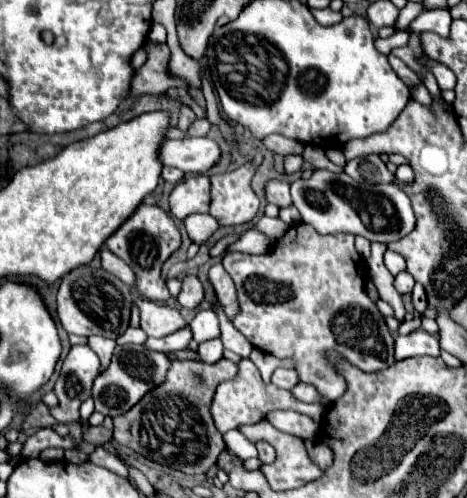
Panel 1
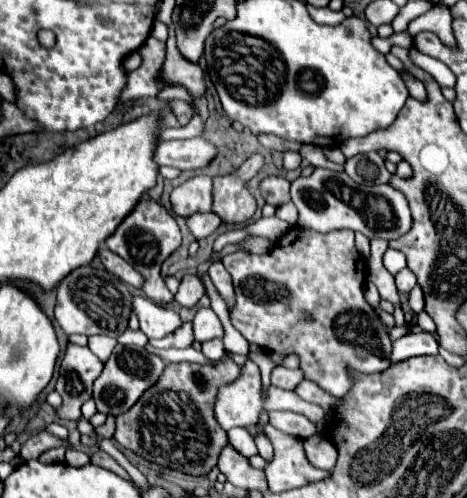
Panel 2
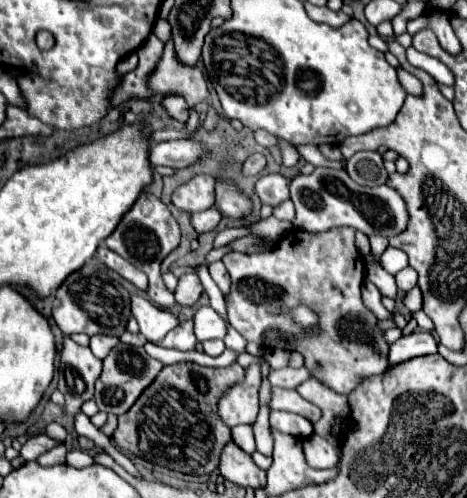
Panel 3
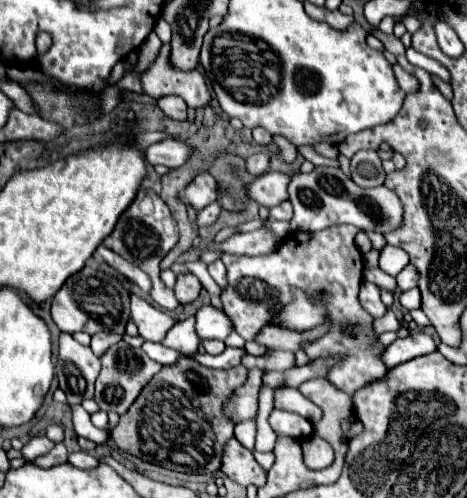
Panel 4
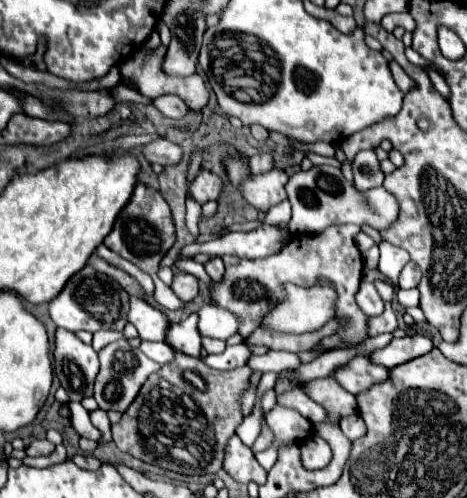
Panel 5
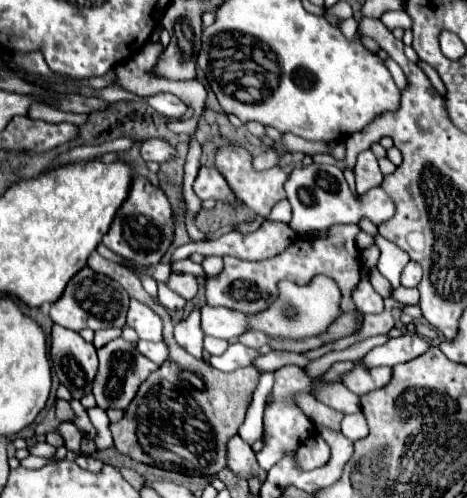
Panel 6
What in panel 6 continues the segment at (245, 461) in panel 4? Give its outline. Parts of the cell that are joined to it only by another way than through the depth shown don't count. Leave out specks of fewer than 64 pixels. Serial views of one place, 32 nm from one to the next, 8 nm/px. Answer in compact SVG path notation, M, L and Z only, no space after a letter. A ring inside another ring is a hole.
M234 436L228 442L228 456L226 456L226 468L232 470L232 474L236 478L242 480L250 480L250 478L258 478L260 482L266 480L266 470L262 470L256 462L256 456L252 452L252 448L240 438Z

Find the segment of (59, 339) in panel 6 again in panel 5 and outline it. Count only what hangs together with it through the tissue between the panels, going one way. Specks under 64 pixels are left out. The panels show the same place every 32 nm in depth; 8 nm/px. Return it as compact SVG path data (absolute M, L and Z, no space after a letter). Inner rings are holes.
M56 330L54 372L60 376L60 386L68 392L70 402L80 402L94 394L94 378L100 370L98 354L92 346L82 344L72 332Z

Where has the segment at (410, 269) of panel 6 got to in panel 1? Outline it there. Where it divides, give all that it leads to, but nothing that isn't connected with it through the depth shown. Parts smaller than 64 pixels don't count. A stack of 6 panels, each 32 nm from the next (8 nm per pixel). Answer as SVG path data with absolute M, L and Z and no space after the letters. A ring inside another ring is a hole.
M400 272L394 280L394 288L398 290L398 294L410 294L414 288L414 280L408 272Z

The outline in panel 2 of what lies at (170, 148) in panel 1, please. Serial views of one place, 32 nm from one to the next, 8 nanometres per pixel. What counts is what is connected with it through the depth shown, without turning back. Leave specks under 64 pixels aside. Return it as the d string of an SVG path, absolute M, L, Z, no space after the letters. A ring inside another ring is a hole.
M204 138L160 142L154 160L160 166L174 166L178 170L200 170L216 158L216 146Z

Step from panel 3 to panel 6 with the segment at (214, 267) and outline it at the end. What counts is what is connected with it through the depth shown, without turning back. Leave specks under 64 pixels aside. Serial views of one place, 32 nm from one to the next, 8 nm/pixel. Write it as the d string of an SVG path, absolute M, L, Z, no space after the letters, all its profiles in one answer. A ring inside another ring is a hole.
M206 256L202 266L208 276L218 276L222 272L222 258L220 256Z

